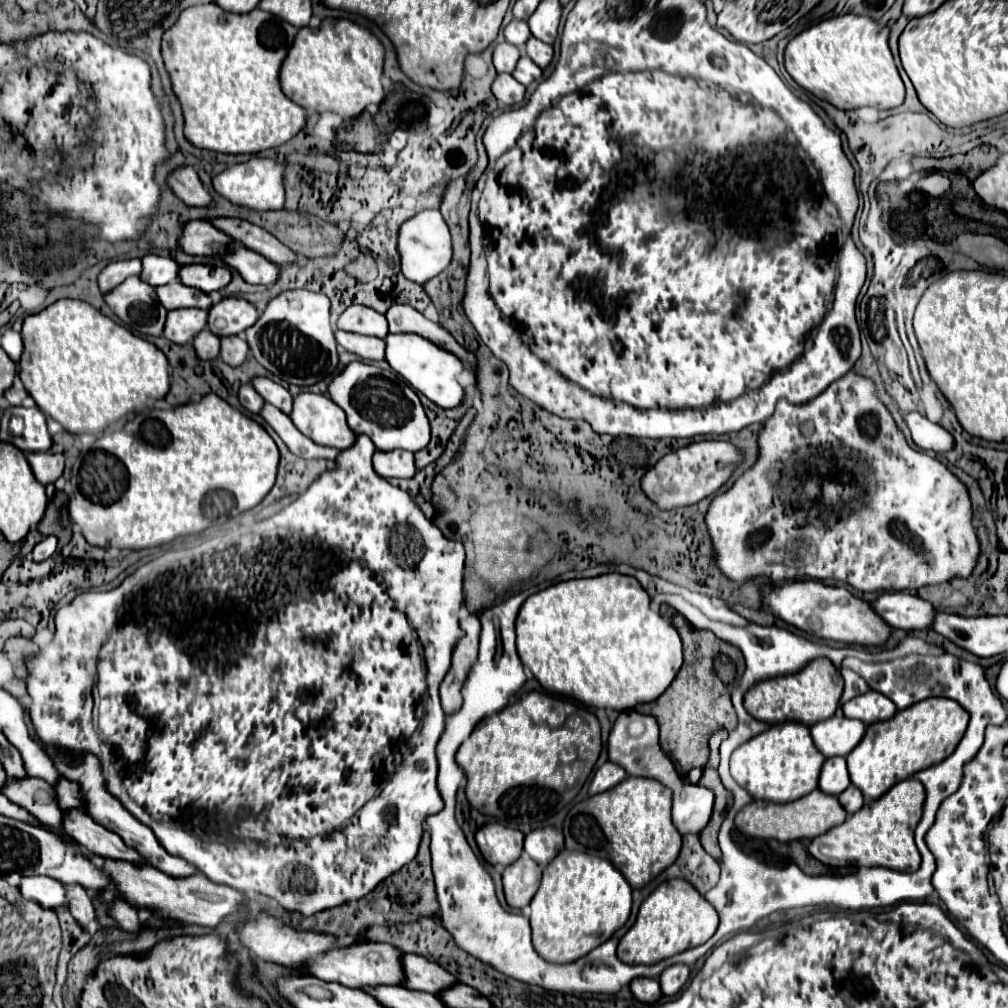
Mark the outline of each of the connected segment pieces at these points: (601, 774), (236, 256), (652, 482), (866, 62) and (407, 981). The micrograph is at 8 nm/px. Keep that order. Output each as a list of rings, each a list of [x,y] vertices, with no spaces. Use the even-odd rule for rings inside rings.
[[[606,761],[606,763],[594,773],[588,793],[590,793],[590,795],[604,793],[604,791],[612,789],[614,785],[618,785],[620,781],[624,781],[624,779],[626,779],[626,771],[624,771],[620,765]]]
[[[246,247],[236,249],[236,253],[230,253],[228,257],[222,257],[222,261],[234,267],[244,277],[244,281],[252,285],[268,287],[280,279],[280,269],[272,265],[272,261]]]
[[[730,441],[690,443],[678,451],[662,457],[656,463],[656,467],[652,467],[642,477],[642,489],[662,509],[694,505],[700,499],[708,497],[710,493],[716,493],[734,475],[734,471],[738,469],[738,465],[742,461],[744,461],[742,451],[736,445],[732,445]]]
[[[838,15],[796,35],[786,47],[786,71],[790,77],[818,99],[838,109],[858,109],[874,105],[894,109],[904,103],[904,83],[888,47],[888,27],[856,15]]]
[[[412,953],[402,955],[402,971],[404,971],[404,981],[400,985],[404,985],[406,989],[426,991],[432,995],[456,983],[456,979],[446,969],[442,969],[434,961],[428,961],[426,957]]]

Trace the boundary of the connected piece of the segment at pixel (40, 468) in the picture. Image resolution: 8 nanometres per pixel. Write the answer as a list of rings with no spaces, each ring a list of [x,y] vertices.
[[[49,451],[28,453],[28,463],[42,485],[54,483],[64,471],[64,457],[60,453]]]

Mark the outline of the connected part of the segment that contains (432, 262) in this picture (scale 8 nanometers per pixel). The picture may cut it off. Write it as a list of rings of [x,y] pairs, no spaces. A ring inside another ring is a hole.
[[[420,211],[418,215],[414,215],[412,219],[408,219],[402,227],[400,227],[400,237],[398,237],[398,251],[402,257],[402,273],[406,279],[424,285],[430,279],[438,277],[442,273],[442,269],[448,269],[448,265],[452,263],[452,245],[450,245],[450,231],[446,221],[442,219],[440,211]]]

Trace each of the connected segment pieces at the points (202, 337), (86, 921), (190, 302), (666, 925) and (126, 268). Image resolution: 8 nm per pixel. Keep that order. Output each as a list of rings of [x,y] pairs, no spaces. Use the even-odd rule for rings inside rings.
[[[204,329],[196,339],[194,339],[194,349],[198,353],[200,359],[212,361],[216,357],[220,357],[220,337],[216,337],[214,333],[210,333],[208,329]]]
[[[70,887],[68,889],[68,909],[72,913],[72,917],[82,925],[82,929],[90,929],[90,923],[96,921],[96,911],[94,911],[94,905],[92,905],[92,899],[88,897],[86,889],[84,887]]]
[[[172,281],[168,285],[156,287],[158,299],[160,303],[172,311],[172,309],[182,309],[182,307],[198,307],[208,311],[212,307],[212,299],[208,293],[194,289],[194,287],[186,287],[182,281]]]
[[[670,879],[660,883],[642,903],[632,929],[618,943],[618,957],[628,965],[652,965],[690,947],[702,945],[718,929],[716,909],[684,879]]]
[[[126,259],[126,261],[112,261],[98,277],[98,285],[102,293],[110,293],[116,285],[120,285],[124,279],[132,275],[142,273],[142,263],[140,259]]]

